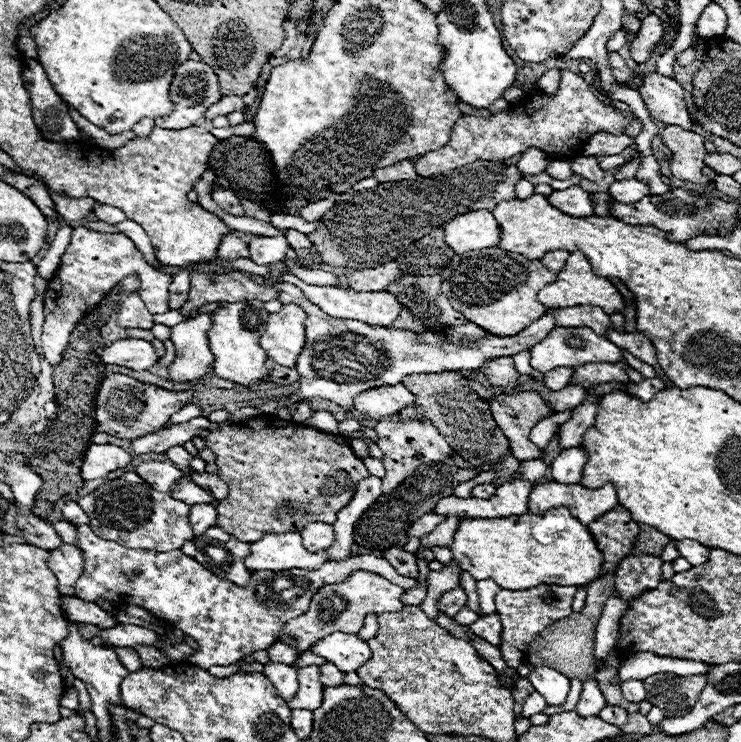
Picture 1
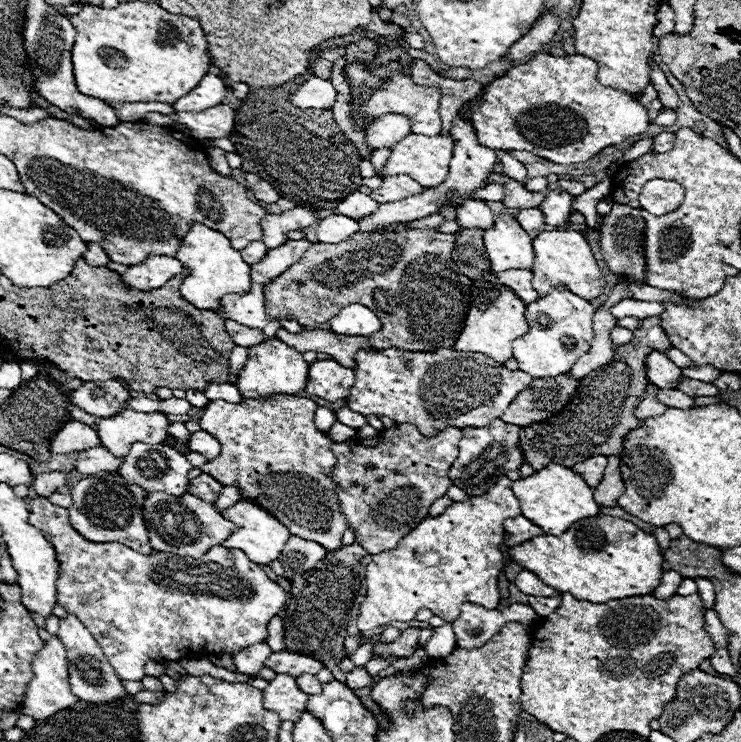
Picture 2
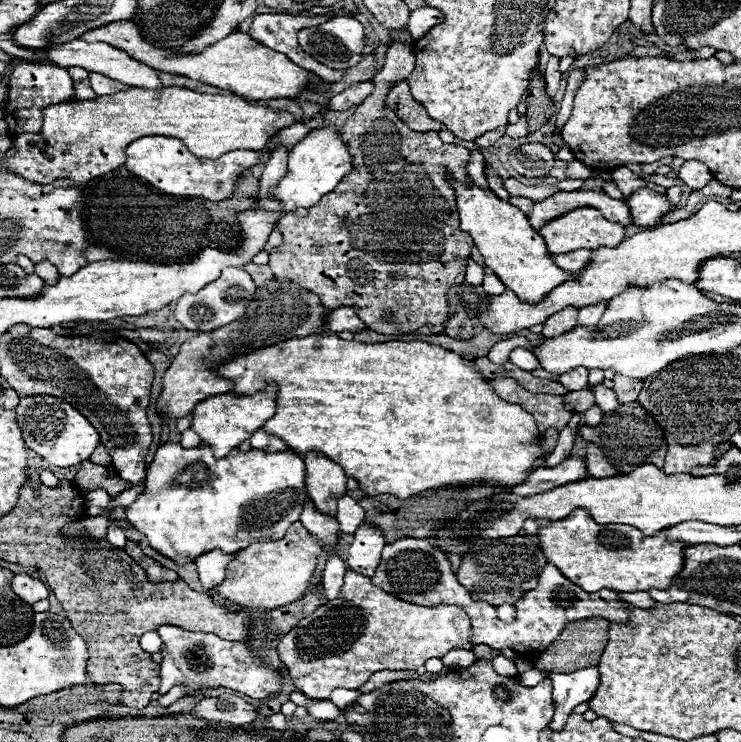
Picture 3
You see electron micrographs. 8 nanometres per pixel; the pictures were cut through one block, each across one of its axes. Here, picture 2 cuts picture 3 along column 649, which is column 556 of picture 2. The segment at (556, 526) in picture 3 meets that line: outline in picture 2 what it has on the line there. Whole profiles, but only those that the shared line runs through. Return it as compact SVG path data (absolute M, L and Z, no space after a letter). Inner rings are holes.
M592 516L578 520L564 534L544 534L508 550L510 558L534 572L558 592L570 592L578 600L608 602L628 596L652 594L662 576L662 554L656 536L646 534L628 520Z

